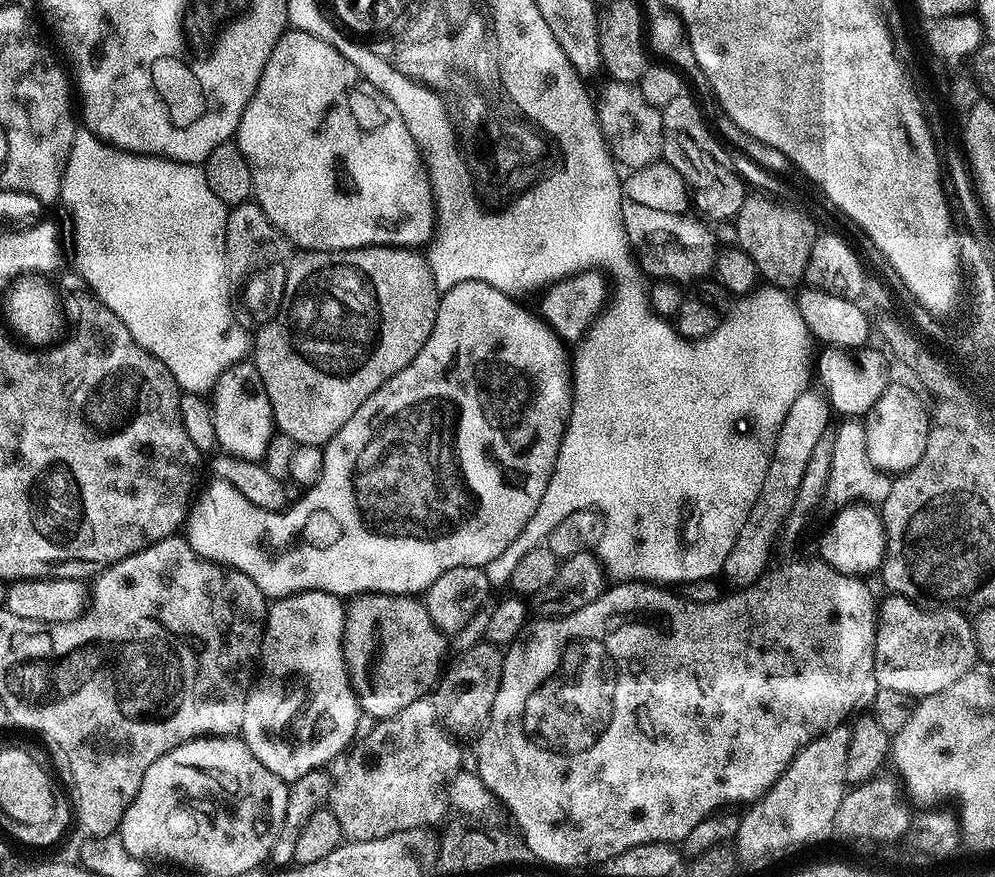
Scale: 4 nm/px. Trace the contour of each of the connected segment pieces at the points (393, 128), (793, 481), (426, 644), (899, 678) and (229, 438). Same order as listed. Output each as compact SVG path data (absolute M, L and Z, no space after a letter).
M285 30L266 66L262 70L262 78L254 90L254 98L246 106L246 110L240 119L240 125L234 137L235 144L240 147L242 154L248 160L250 174L252 175L252 194L255 203L270 218L270 222L280 233L288 239L289 245L305 252L341 252L351 248L375 248L377 246L391 246L393 248L419 249L431 241L436 230L436 195L433 192L432 179L429 176L429 169L424 160L424 154L410 130L406 128L406 122L402 122L402 114L398 114L398 106L382 94L382 90L374 90L366 78L330 42L318 38L314 34Z
M805 390L794 398L794 406L786 410L786 418L778 430L778 438L772 447L770 466L766 470L766 478L762 481L762 490L758 490L758 502L750 510L746 522L742 522L742 530L738 530L736 544L730 550L730 558L726 565L726 576L737 580L737 585L755 584L765 572L769 571L768 558L772 554L772 543L781 535L784 521L788 519L794 506L794 498L798 486L802 486L802 474L806 474L806 465L810 463L810 454L814 446L818 446L818 438L829 431L828 401L819 391Z
M365 594L355 597L347 605L344 631L344 659L348 662L348 677L352 679L352 691L360 699L360 710L365 716L374 716L377 720L384 720L388 716L398 714L398 710L403 710L406 706L410 706L410 702L418 702L419 700L425 699L435 689L442 675L442 669L446 664L444 655L447 654L448 648L450 652L449 637L441 632L438 626L434 626L434 622L426 610L423 599L417 598L415 595L378 596L375 594Z
M888 594L879 601L876 624L876 653L874 654L874 678L877 688L898 690L909 698L938 694L953 682L977 667L976 642L971 619L960 613L956 606L921 606L904 596Z
M245 358L239 364L231 364L217 378L216 387L210 393L210 403L217 445L229 456L263 461L266 446L274 435L274 421L262 378L251 359Z

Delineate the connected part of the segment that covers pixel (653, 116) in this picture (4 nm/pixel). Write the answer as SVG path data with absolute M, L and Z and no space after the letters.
M608 83L604 97L598 100L598 119L600 129L608 143L608 150L617 165L628 167L628 170L645 168L657 163L664 150L662 138L662 114L660 109L650 106L646 98L642 98L636 84Z

